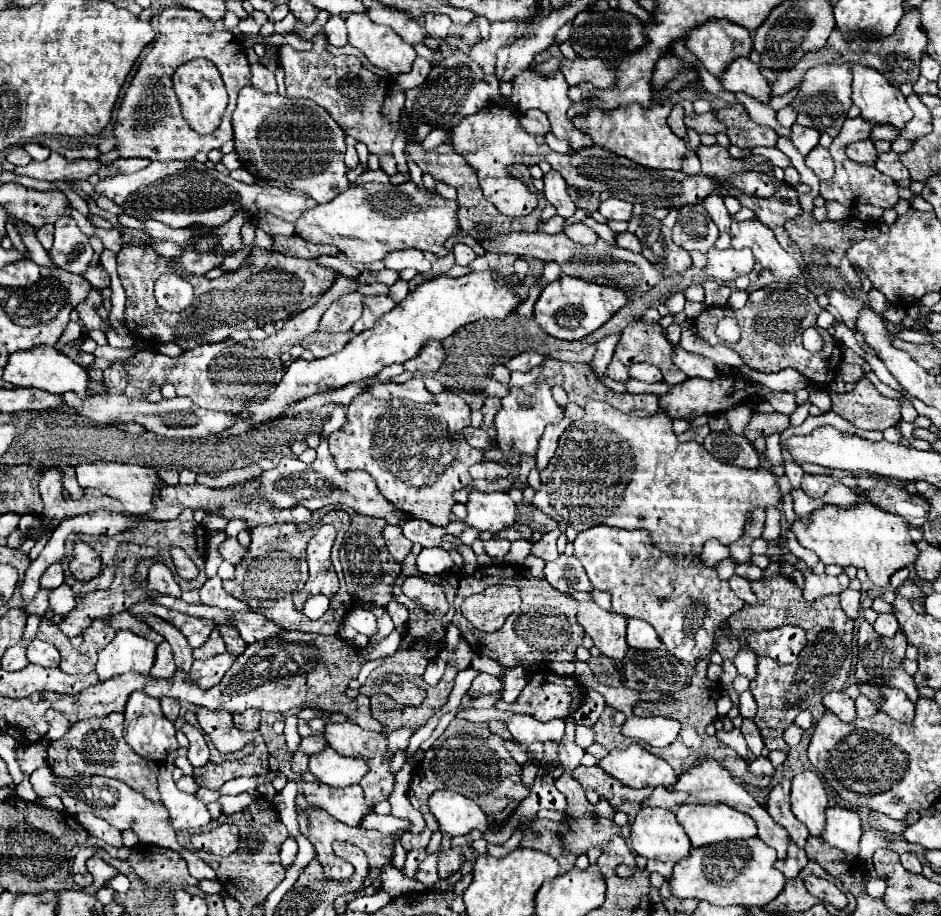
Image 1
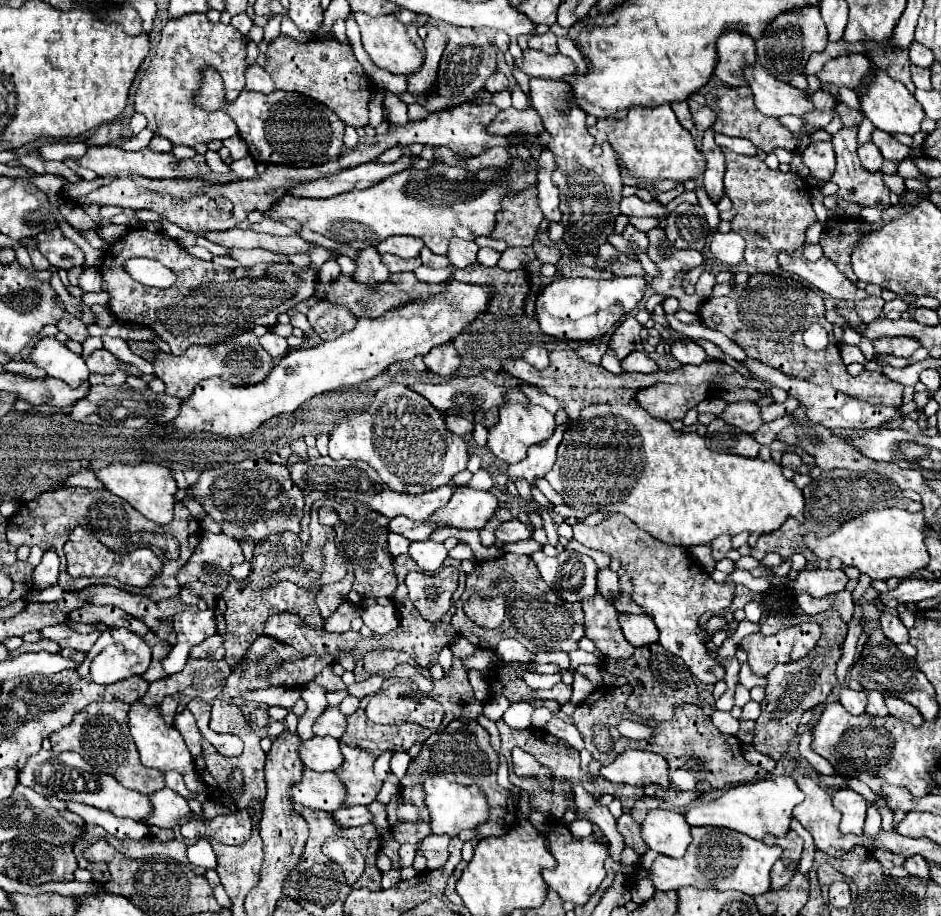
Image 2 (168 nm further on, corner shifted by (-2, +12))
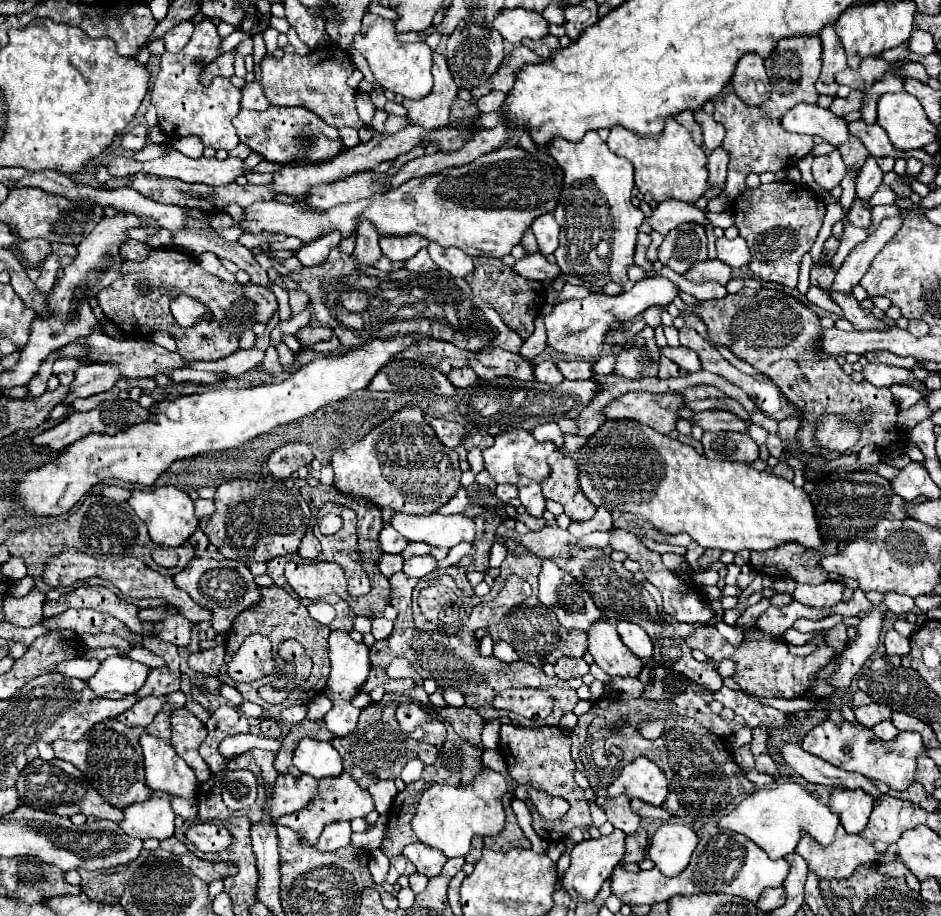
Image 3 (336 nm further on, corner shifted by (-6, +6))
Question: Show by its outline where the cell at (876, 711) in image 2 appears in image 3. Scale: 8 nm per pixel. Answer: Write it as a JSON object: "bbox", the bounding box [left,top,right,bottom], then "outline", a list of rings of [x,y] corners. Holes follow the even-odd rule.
{"bbox":[872,720,898,740],"outline":[[[890,720],[878,722],[872,730],[874,730],[874,734],[876,734],[880,740],[892,740],[892,738],[896,738],[896,734],[898,734],[896,726],[894,726]]]}

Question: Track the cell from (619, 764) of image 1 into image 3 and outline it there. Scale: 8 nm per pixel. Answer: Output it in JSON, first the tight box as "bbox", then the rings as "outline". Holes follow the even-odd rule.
{"bbox":[608,758,668,806],"outline":[[[636,758],[628,766],[624,766],[620,776],[614,778],[614,782],[608,786],[610,798],[616,798],[618,794],[626,794],[628,798],[642,798],[644,802],[650,802],[652,806],[660,806],[668,794],[668,780],[654,762],[650,762],[648,758]]]}

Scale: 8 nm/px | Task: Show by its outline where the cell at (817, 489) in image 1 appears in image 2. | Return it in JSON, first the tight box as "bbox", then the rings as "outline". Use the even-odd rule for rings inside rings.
{"bbox":[780,452,810,474],"outline":[[[784,452],[782,454],[782,462],[780,462],[784,468],[792,468],[794,472],[798,472],[798,474],[806,474],[810,468],[800,460],[800,456],[798,454],[788,454],[788,452]]]}

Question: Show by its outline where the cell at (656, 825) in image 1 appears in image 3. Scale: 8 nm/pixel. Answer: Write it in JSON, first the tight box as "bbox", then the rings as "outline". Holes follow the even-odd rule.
{"bbox":[648,824,698,876],"outline":[[[662,824],[652,836],[648,856],[654,860],[660,872],[666,872],[666,876],[676,876],[688,866],[696,844],[698,836],[690,826]]]}

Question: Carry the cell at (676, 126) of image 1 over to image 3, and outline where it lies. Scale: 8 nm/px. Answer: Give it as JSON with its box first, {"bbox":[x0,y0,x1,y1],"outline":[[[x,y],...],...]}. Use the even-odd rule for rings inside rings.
{"bbox":[674,112,702,144],"outline":[[[680,112],[680,114],[676,114],[674,118],[692,134],[692,138],[694,138],[696,144],[702,144],[702,130],[700,130],[700,126],[696,124],[692,112]]]}

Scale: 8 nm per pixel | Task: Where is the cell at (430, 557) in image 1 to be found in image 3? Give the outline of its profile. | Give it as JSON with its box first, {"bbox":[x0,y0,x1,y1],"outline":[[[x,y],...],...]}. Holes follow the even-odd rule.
{"bbox":[404,554,436,578],"outline":[[[430,554],[424,556],[414,556],[410,560],[404,562],[404,572],[412,578],[424,578],[428,574],[432,574],[436,570],[436,558],[432,558]]]}

